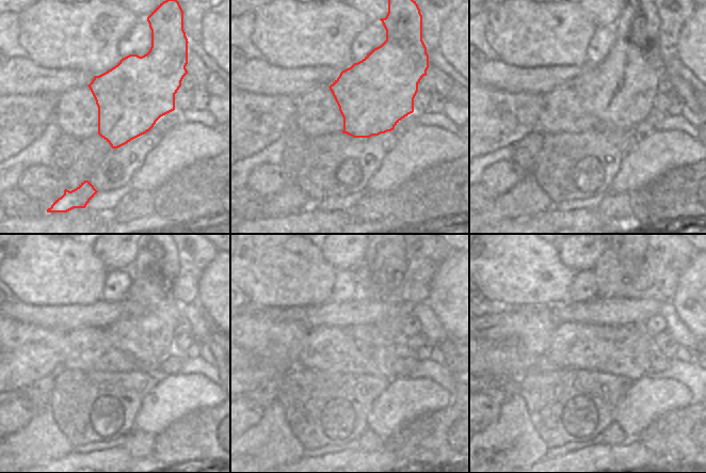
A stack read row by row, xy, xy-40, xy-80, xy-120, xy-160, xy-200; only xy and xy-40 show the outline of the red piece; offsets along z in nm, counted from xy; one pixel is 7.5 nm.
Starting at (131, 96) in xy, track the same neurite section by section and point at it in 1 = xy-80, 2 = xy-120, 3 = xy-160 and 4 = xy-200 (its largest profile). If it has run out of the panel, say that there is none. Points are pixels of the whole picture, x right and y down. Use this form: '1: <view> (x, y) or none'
1: xy-80 (620, 91)
2: xy-120 (146, 329)
3: xy-160 (386, 256)
4: xy-200 (625, 255)

